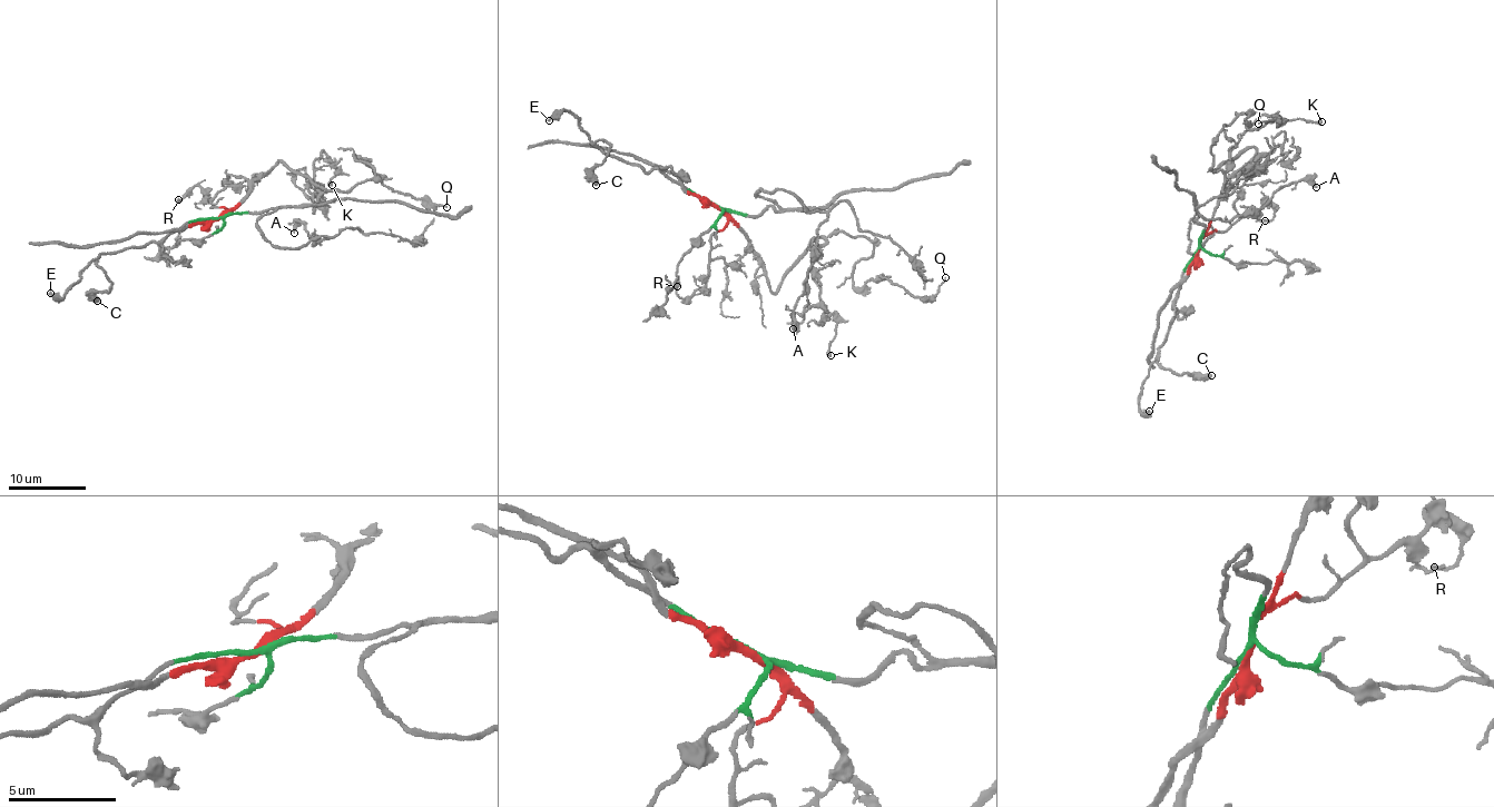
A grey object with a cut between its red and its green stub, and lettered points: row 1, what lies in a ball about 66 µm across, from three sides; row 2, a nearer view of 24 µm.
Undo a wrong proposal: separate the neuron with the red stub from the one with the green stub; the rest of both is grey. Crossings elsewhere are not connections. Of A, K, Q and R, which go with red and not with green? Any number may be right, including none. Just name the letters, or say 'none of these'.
K, Q, R

